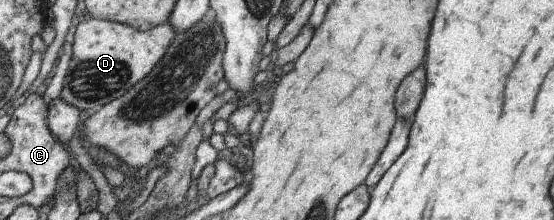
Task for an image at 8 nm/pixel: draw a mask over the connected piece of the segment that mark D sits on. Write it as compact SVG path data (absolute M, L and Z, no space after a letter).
M88 17L82 21L75 33L72 45L73 56L63 82L61 98L79 110L96 112L106 103L124 96L139 80L164 58L175 30L166 21L147 31L131 26Z

